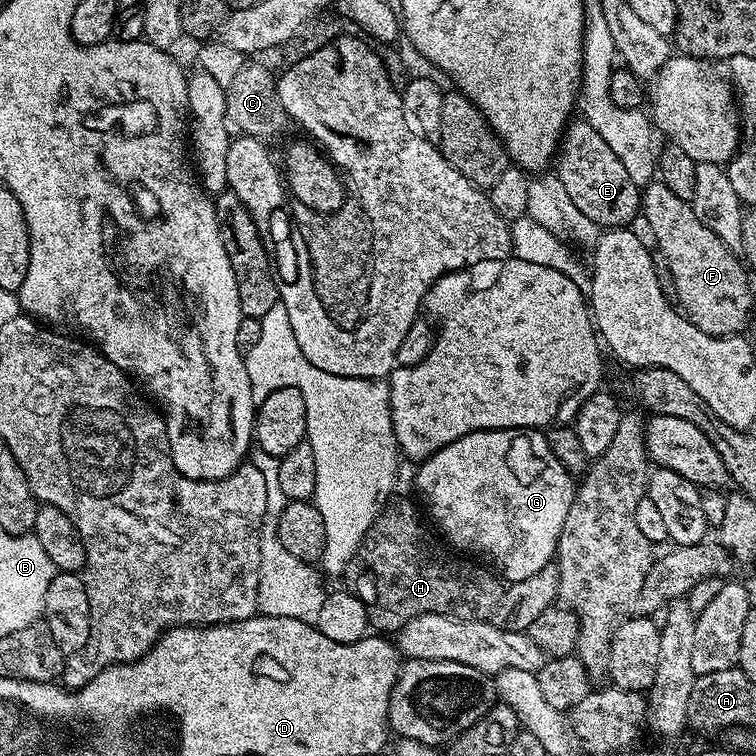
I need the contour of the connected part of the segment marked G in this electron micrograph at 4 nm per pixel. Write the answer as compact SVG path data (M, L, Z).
M491 428L488 432L471 432L442 446L427 460L419 461L417 468L420 469L416 472L416 488L428 503L427 515L430 520L432 515L431 523L440 527L439 535L453 549L461 548L456 550L477 557L489 556L495 571L508 584L522 582L522 578L530 578L530 574L538 574L542 566L553 563L556 543L562 534L566 514L570 514L578 484L573 473L568 472L566 466L558 462L554 450L550 450L543 431Z

